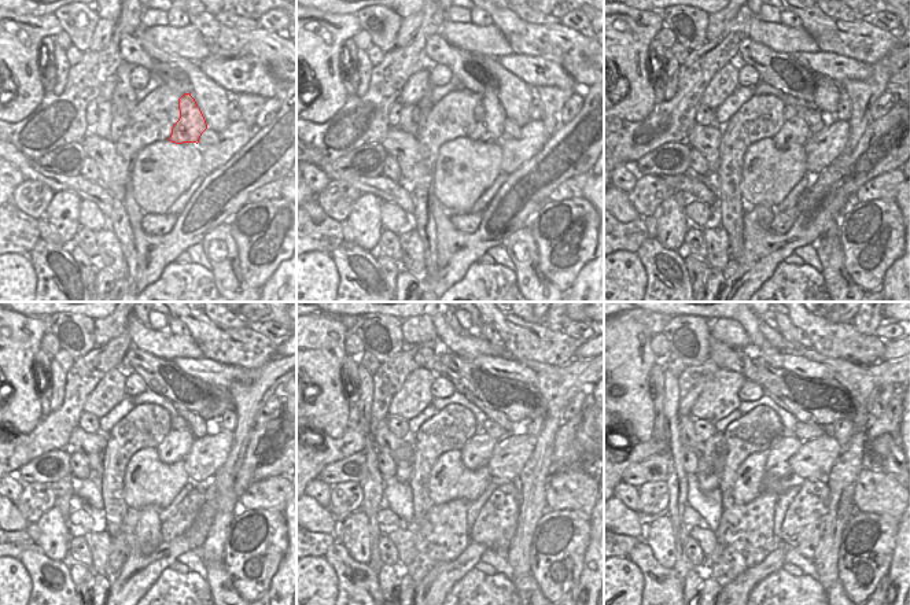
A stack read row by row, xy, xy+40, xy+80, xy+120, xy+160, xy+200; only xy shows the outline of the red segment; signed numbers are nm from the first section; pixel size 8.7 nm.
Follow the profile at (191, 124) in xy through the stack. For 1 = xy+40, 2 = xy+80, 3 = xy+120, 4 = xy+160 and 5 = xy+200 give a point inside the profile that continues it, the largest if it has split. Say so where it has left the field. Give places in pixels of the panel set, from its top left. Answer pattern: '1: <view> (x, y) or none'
1: xy+40 (490, 129)
2: xy+80 (795, 131)
3: xy+120 (176, 445)
4: xy+160 (476, 452)
5: xy+200 (744, 537)

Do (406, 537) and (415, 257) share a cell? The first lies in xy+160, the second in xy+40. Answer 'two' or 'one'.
one

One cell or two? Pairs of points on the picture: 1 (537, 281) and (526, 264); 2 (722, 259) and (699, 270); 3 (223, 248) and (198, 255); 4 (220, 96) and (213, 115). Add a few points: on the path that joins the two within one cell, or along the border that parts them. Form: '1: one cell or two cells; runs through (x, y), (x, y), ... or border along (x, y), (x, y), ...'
1: one cell; runs through (533, 277), (526, 268)
2: two cells; border along (704, 259), (710, 266)
3: two cells; border along (201, 242), (212, 269)
4: one cell; runs through (216, 100), (216, 111)

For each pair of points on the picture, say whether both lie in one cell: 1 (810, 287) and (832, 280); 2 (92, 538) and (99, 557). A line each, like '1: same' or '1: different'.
1: different
2: same

